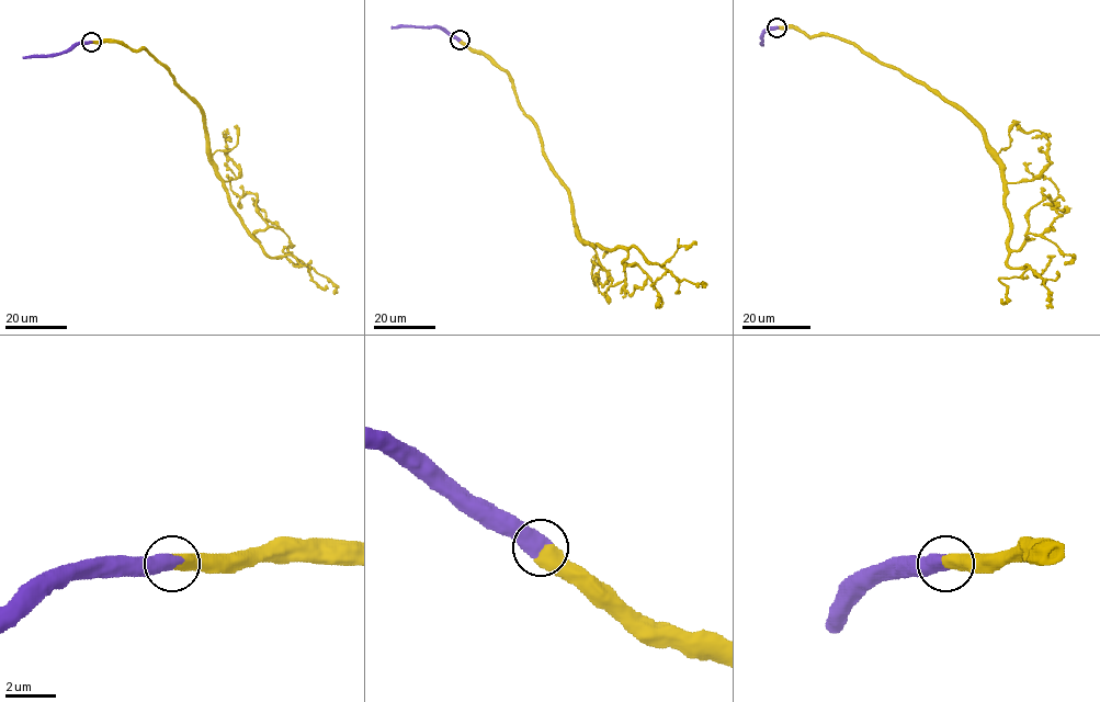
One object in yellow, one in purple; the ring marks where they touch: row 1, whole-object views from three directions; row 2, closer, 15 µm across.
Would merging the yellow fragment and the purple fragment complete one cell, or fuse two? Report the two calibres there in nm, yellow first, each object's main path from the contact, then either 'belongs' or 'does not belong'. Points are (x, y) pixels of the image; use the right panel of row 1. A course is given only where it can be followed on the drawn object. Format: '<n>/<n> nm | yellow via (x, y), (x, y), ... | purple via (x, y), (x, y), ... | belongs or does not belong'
600/650 nm | yellow via (777, 27), (853, 42), (953, 102), (1000, 168), (1012, 250), (1025, 242), (1029, 210), (1059, 195), (1042, 176) | purple via (777, 27), (770, 27), (762, 35), (762, 45) | belongs

